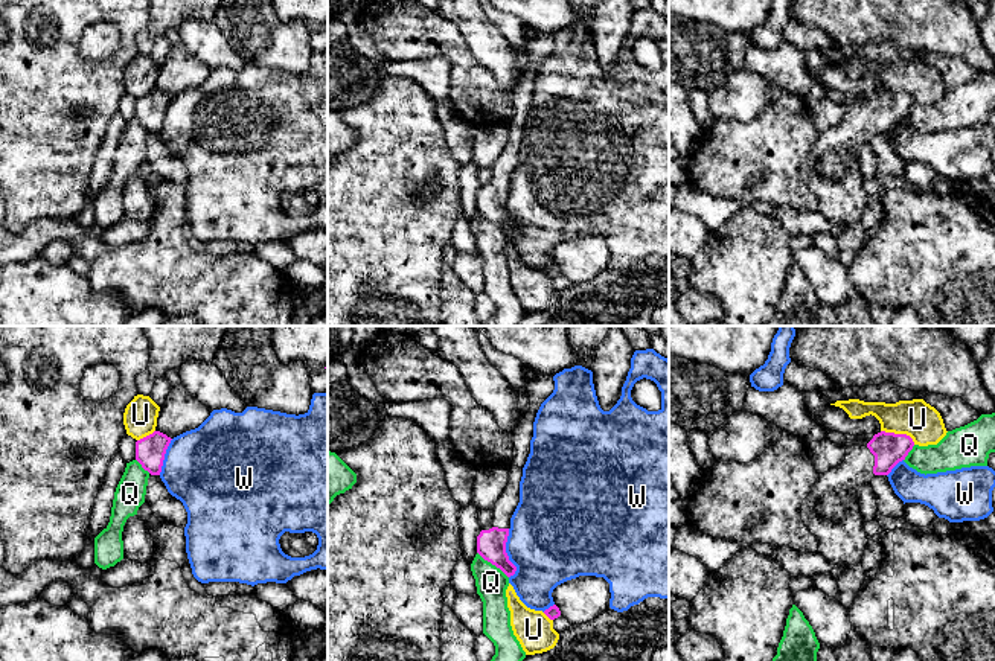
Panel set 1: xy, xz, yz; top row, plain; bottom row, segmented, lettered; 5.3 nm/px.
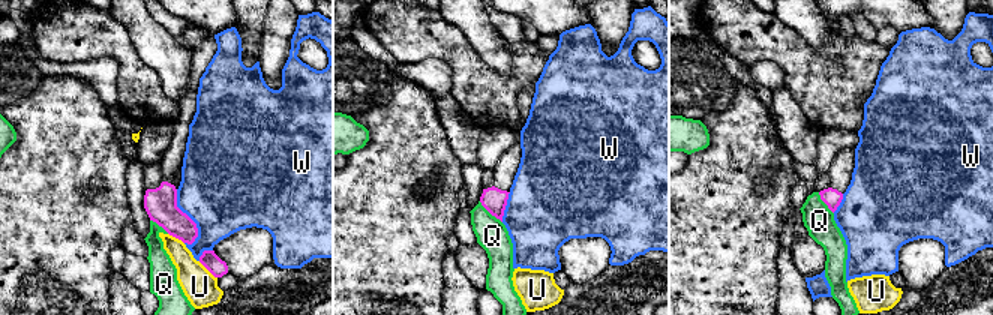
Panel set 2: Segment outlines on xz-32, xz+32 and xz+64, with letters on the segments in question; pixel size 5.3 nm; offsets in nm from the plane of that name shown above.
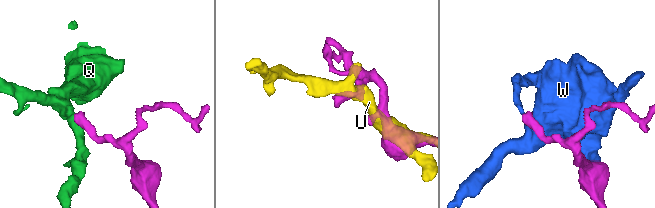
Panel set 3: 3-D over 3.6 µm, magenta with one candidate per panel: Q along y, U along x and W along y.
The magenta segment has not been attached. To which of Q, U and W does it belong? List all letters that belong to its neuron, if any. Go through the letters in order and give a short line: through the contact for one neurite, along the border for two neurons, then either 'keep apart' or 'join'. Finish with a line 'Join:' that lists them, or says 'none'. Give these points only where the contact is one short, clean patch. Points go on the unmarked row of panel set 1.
Q: xz (477, 210), (508, 236) | keep apart
U: keep apart
W: keep apart
Join: none

